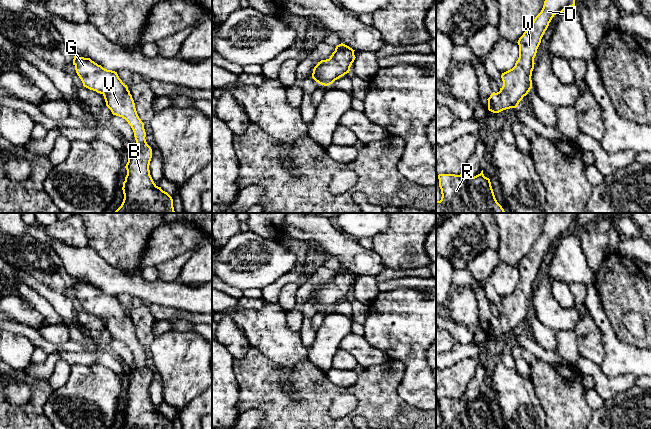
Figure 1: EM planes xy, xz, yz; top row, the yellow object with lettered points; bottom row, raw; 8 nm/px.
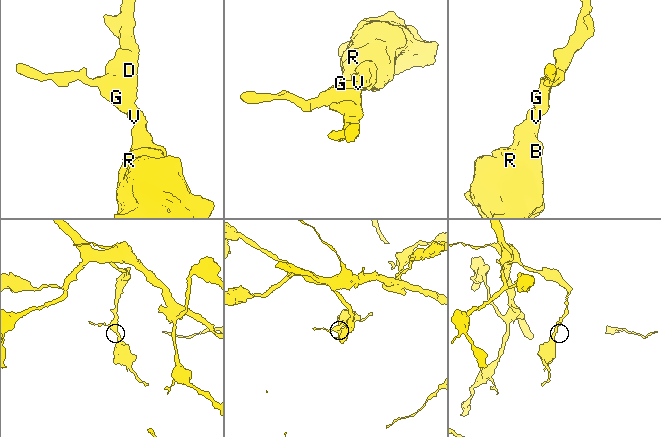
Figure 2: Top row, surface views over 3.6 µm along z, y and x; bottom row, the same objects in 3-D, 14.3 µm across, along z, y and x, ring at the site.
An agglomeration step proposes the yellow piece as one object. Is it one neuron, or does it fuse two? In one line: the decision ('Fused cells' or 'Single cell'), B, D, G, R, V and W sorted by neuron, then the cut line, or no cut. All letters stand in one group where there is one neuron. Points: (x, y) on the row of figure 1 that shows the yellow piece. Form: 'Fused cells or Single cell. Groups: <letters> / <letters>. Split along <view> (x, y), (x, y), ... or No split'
Single cell. Groups: B D G R V W. No split

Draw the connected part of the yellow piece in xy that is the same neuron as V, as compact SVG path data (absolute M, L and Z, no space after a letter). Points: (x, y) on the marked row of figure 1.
M74 56L73 65L83 86L102 94L106 106L112 114L125 119L134 132L136 144L127 144L129 156L125 166L127 175L122 187L124 199L121 206L114 213L175 213L172 197L163 191L161 187L158 187L150 175L149 165L152 158L152 149L146 142L144 123L137 114L134 100L127 85L122 82L117 72L103 68L90 58Z

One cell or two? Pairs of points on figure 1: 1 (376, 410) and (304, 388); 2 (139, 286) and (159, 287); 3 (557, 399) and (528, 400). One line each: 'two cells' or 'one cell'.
1: one cell
2: one cell
3: two cells

